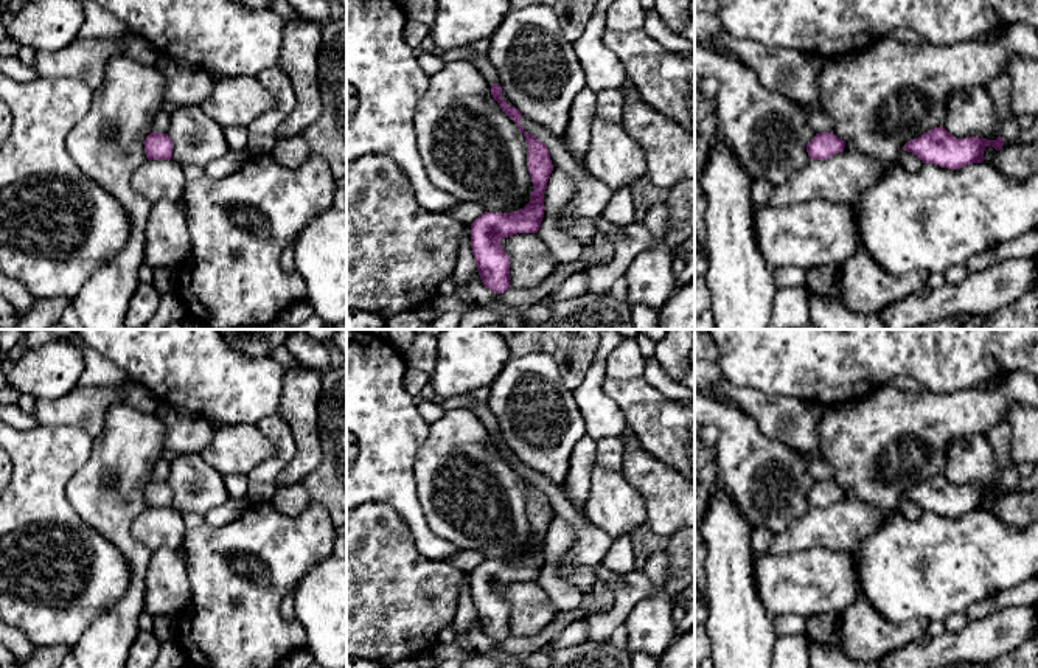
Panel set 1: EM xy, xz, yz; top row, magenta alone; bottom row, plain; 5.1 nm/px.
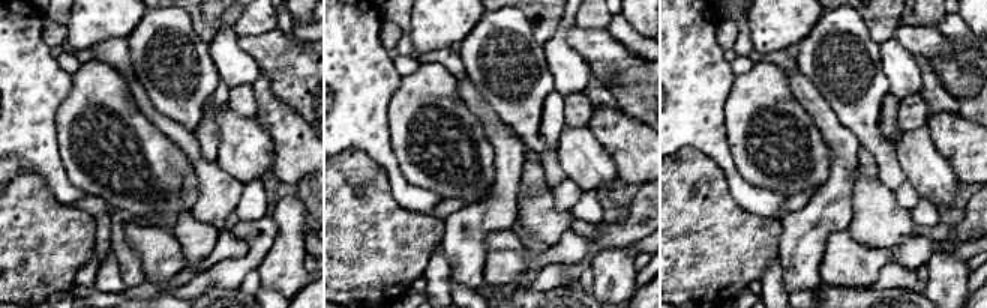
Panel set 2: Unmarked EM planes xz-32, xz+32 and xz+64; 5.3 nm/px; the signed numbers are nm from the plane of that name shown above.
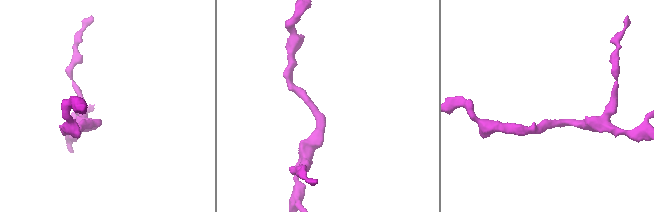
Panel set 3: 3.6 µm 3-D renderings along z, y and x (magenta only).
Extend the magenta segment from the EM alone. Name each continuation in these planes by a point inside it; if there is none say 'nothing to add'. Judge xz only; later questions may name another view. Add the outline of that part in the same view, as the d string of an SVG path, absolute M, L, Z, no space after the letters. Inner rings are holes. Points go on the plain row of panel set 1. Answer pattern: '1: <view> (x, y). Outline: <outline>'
nothing to add

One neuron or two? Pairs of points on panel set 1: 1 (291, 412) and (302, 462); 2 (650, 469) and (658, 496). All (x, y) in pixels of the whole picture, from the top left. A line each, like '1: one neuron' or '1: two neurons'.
1: one neuron
2: one neuron

